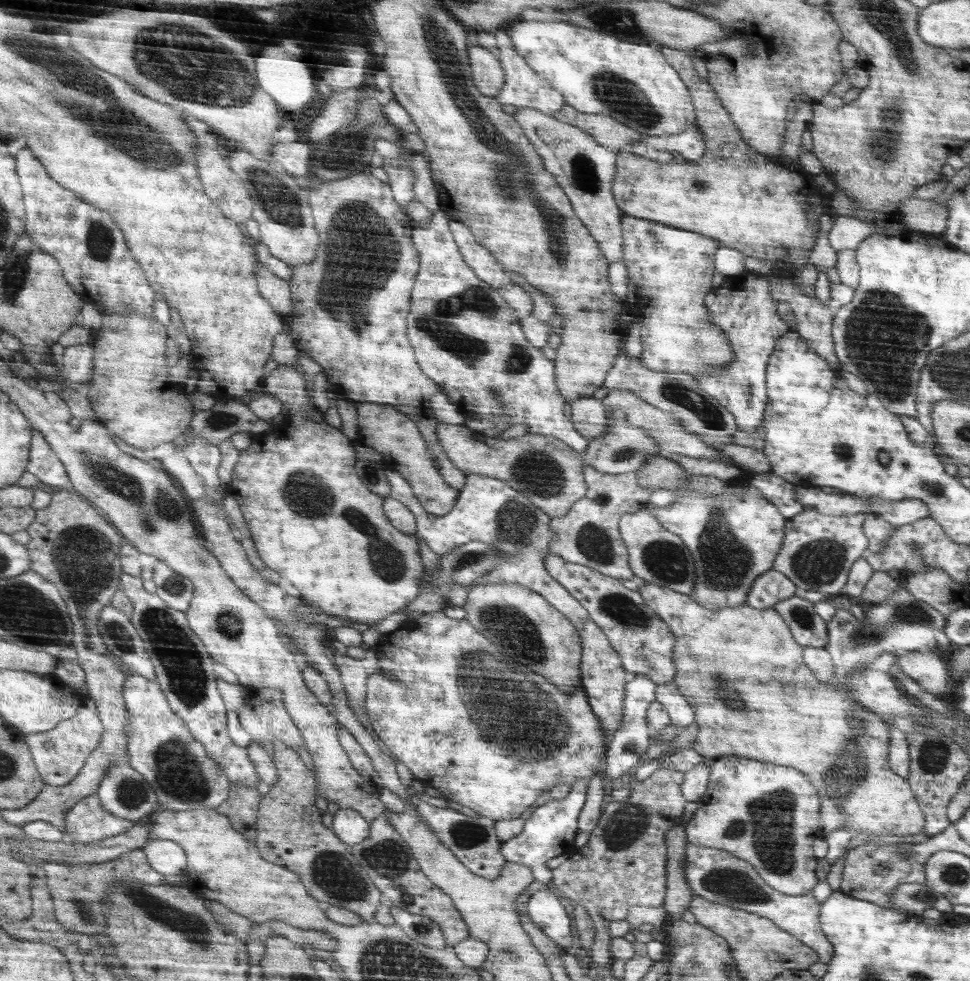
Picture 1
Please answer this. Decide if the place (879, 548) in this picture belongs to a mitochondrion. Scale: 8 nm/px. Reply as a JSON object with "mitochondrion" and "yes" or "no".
{"mitochondrion":"no"}

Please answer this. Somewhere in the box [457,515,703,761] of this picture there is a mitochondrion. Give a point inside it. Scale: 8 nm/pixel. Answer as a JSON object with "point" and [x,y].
{"point":[510,627]}

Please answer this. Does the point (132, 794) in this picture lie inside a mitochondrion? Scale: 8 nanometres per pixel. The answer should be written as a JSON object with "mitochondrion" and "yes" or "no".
{"mitochondrion":"yes"}

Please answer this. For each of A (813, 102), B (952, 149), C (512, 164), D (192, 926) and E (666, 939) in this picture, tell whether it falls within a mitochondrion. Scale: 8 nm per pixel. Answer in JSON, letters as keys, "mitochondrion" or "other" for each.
{"A":"other","B":"other","C":"mitochondrion","D":"mitochondrion","E":"other"}

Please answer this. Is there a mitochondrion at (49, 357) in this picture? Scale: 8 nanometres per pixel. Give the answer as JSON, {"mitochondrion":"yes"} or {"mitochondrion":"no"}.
{"mitochondrion":"no"}

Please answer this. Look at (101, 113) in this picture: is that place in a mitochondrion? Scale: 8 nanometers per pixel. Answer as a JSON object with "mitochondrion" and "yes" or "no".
{"mitochondrion":"yes"}

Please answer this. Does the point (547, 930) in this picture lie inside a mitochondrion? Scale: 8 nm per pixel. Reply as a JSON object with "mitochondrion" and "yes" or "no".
{"mitochondrion":"no"}

